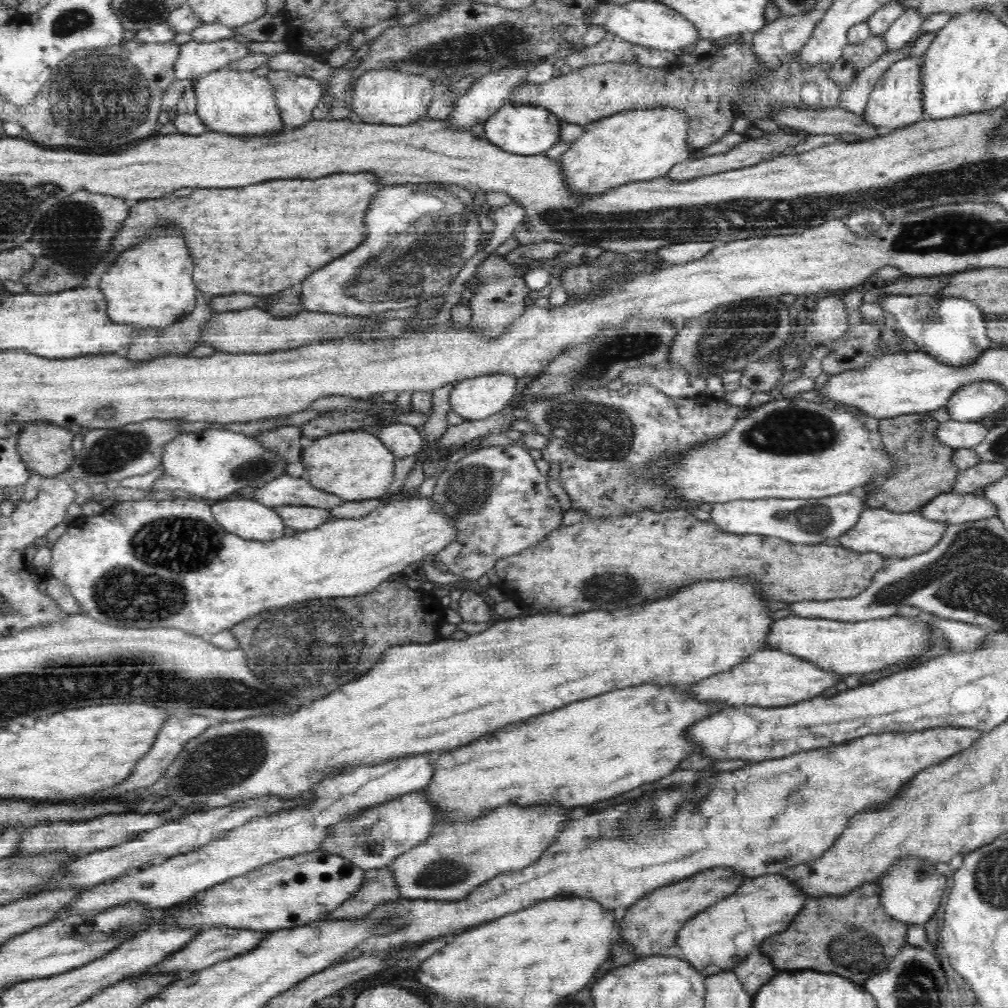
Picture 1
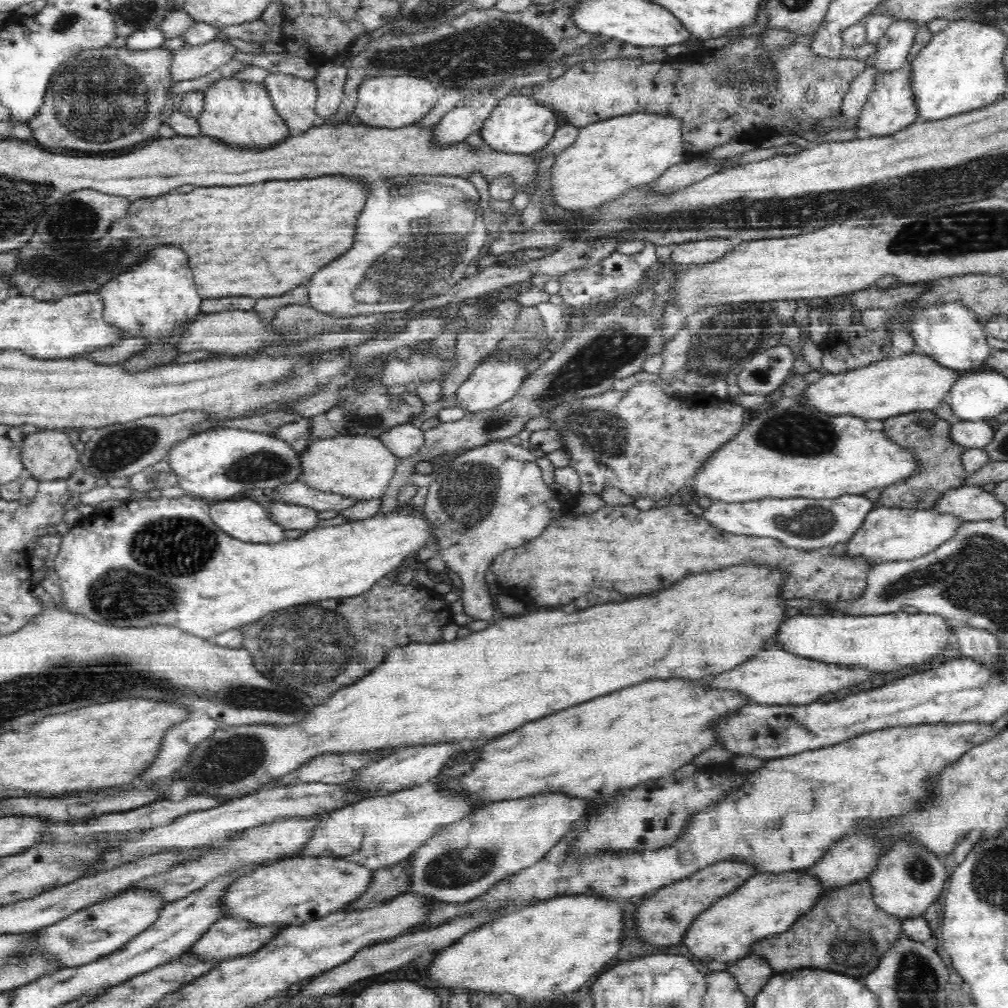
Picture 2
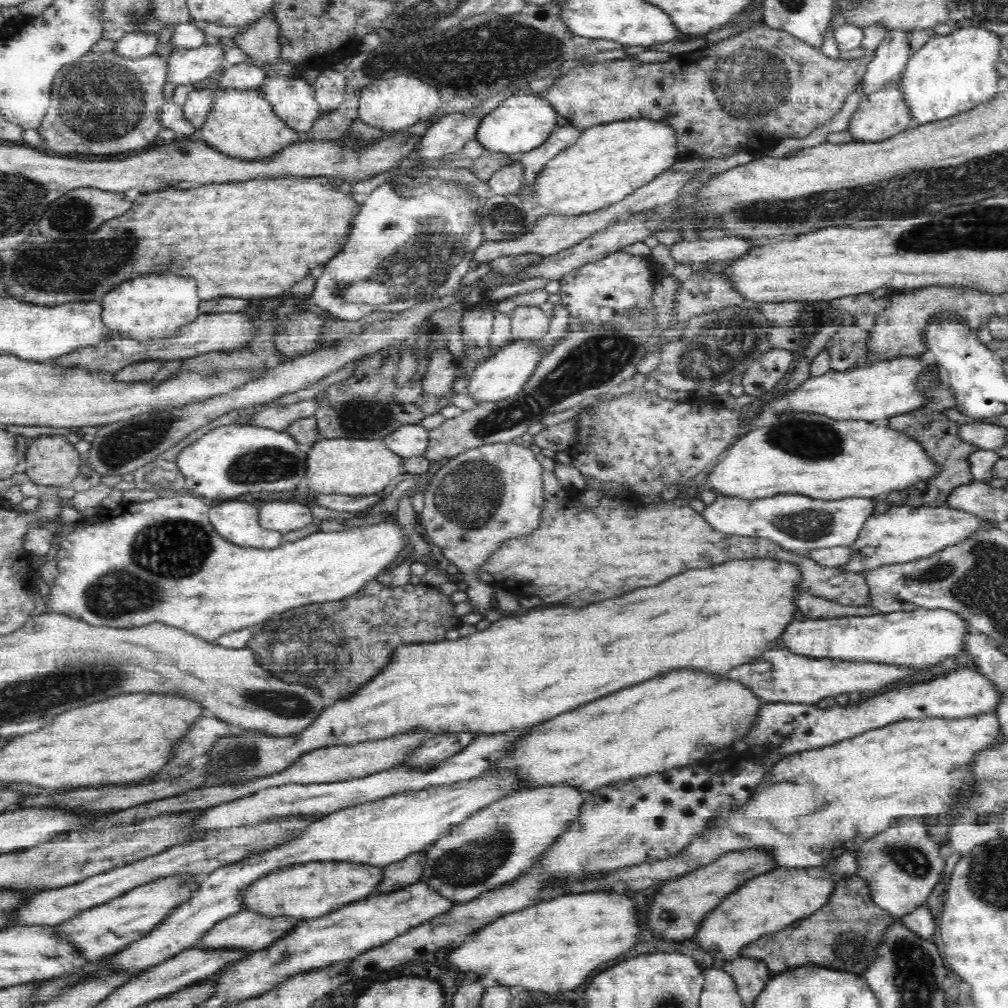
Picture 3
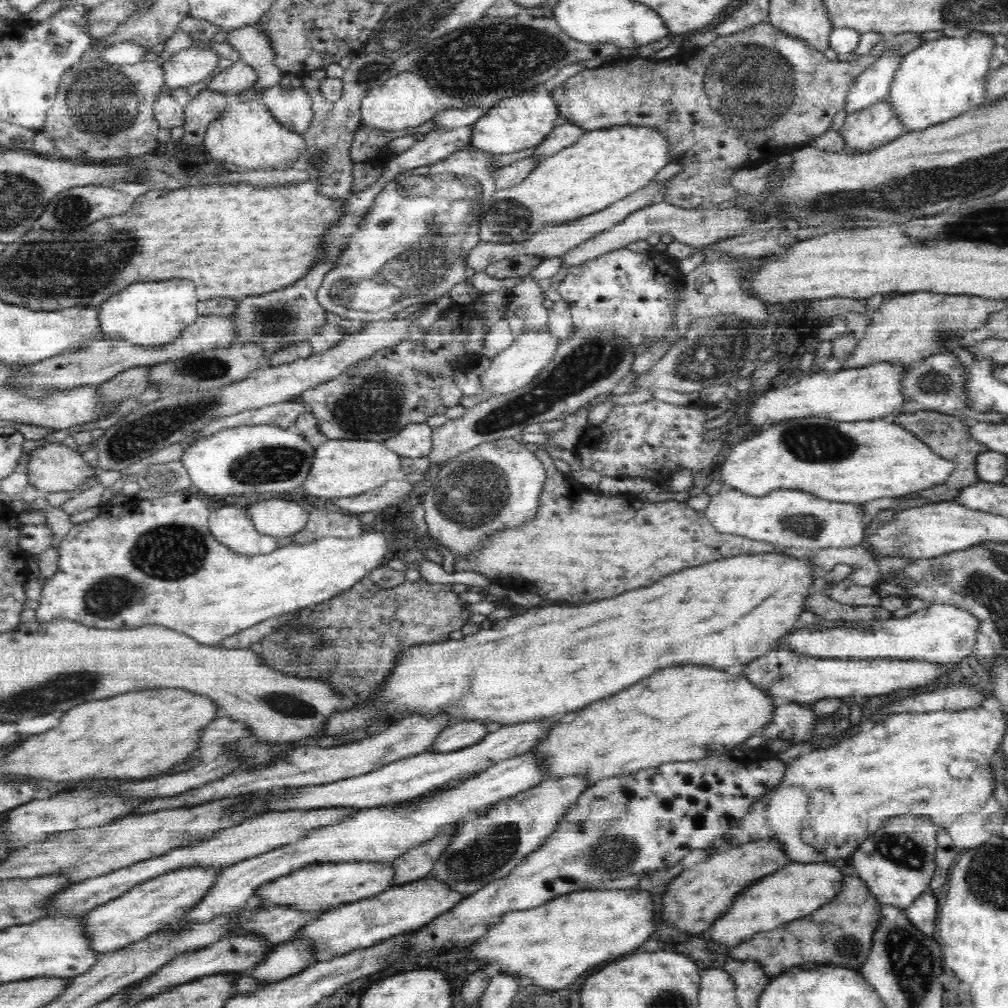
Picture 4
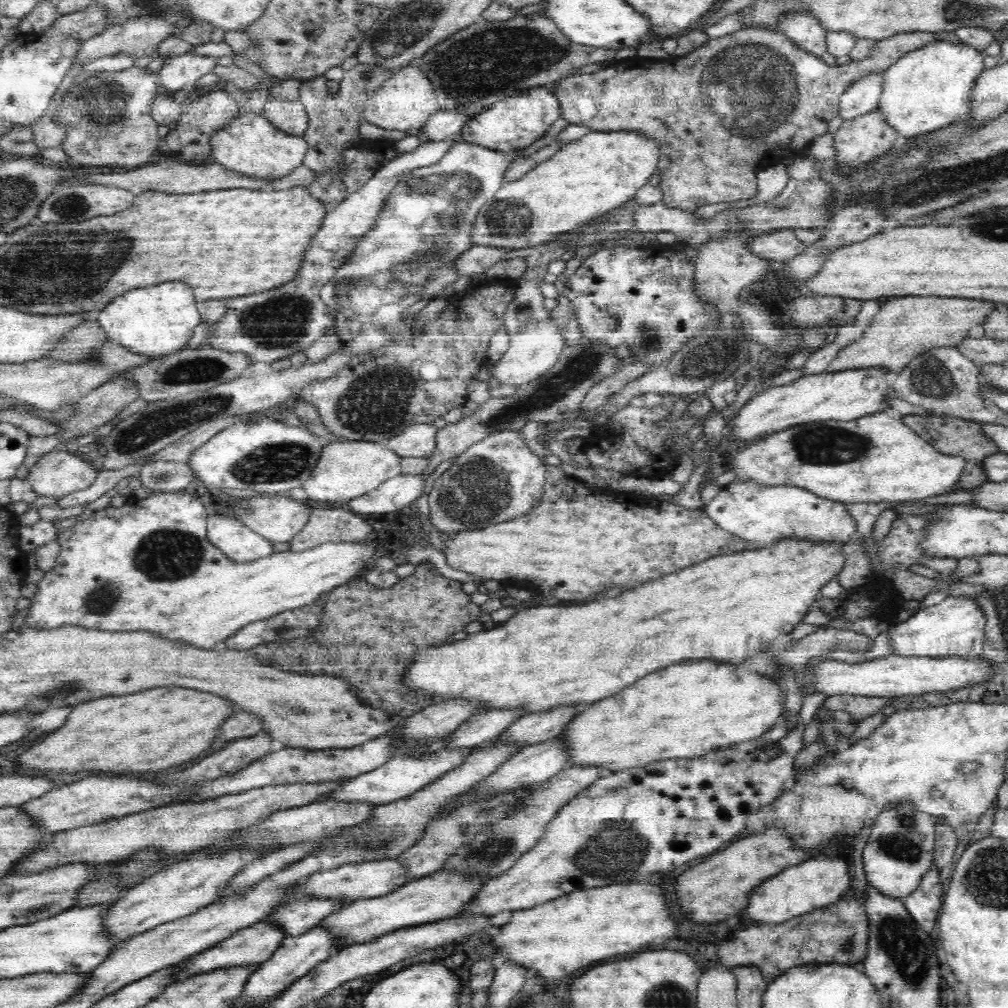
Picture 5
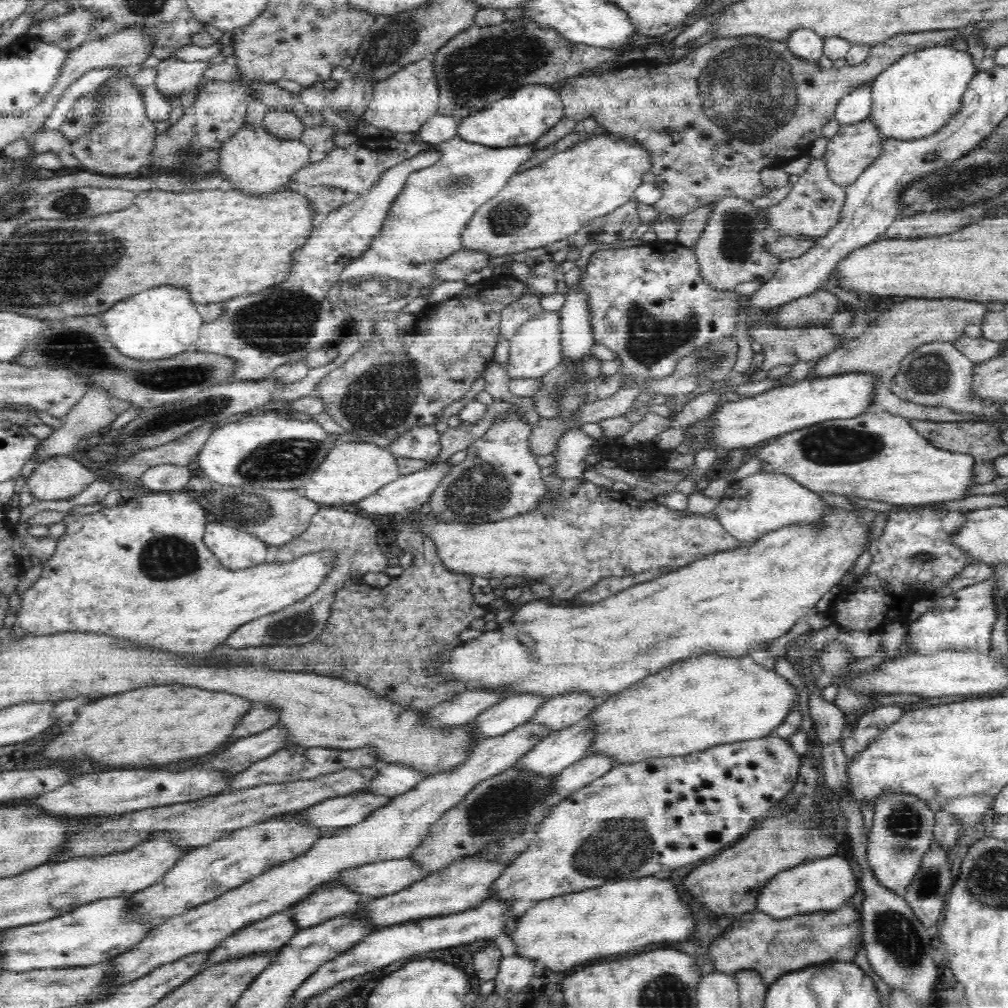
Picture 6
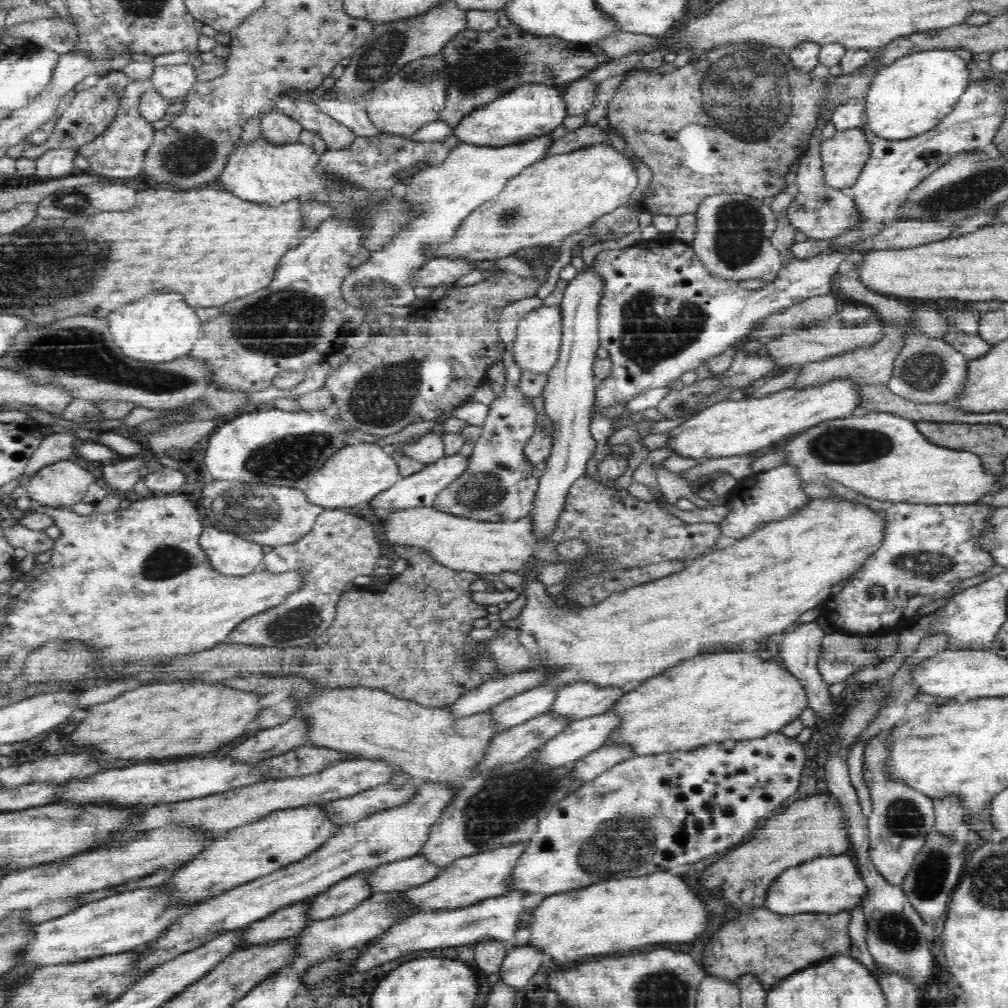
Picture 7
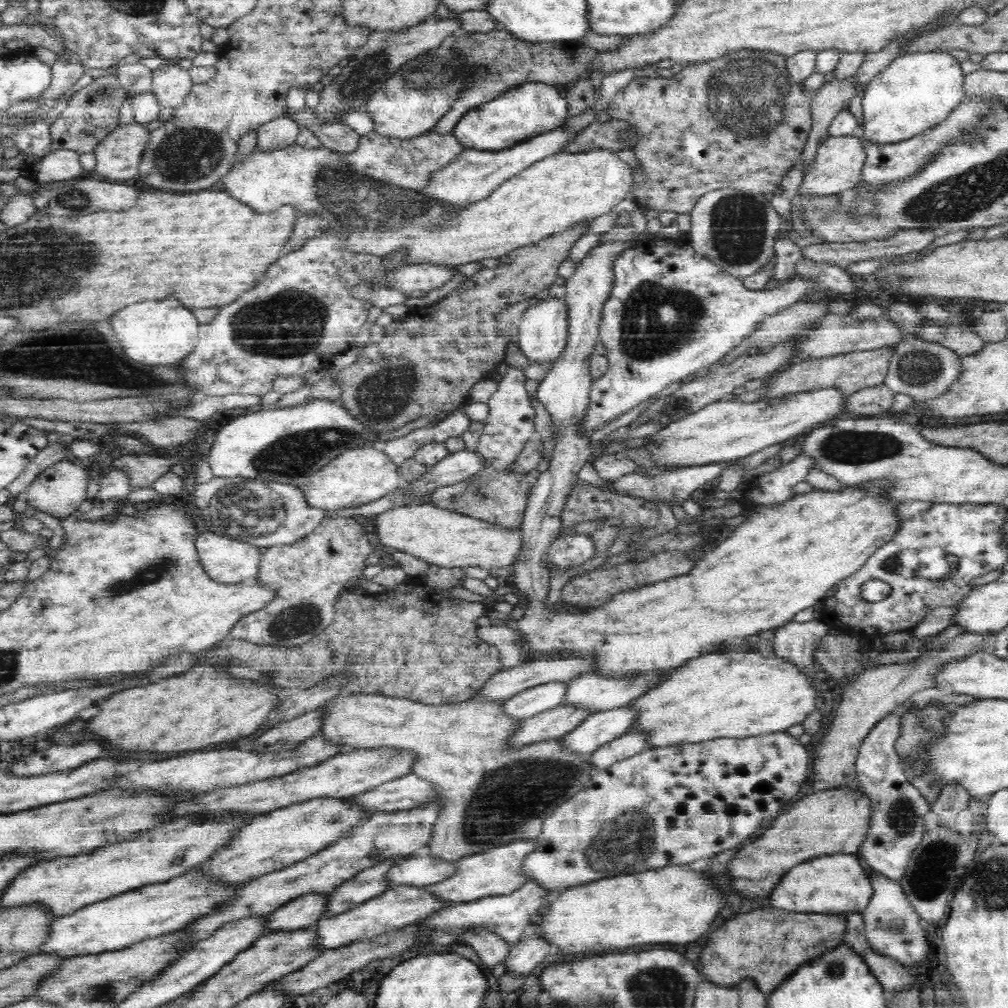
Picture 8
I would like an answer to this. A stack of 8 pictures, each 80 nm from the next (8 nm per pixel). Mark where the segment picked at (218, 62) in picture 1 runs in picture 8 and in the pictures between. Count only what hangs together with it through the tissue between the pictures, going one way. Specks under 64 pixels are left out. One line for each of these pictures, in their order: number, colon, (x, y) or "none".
2: (188, 62)
3: (193, 66)
4: (187, 67)
5: (179, 72)
6: (174, 76)
7: (173, 82)
8: (170, 84)

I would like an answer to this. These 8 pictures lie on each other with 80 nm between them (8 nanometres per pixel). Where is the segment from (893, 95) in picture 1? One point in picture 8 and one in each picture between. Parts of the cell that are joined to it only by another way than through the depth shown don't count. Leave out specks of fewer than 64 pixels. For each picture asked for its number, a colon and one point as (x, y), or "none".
2: (890, 107)
3: (882, 115)
4: (869, 128)
5: (859, 142)
6: (858, 145)
7: (844, 156)
8: (839, 161)

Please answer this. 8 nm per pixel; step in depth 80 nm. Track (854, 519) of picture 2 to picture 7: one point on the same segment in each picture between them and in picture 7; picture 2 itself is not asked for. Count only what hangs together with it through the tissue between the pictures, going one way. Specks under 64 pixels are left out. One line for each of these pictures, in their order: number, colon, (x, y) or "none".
3: (798, 523)
4: (798, 522)
5: (758, 514)
6: (757, 504)
7: (771, 494)

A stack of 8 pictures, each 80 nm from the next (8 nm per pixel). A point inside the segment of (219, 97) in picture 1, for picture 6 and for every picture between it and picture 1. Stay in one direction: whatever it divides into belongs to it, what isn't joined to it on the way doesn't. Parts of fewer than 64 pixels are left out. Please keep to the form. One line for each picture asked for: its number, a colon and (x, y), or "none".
2: (239, 114)
3: (242, 124)
4: (246, 136)
5: (251, 146)
6: (257, 163)

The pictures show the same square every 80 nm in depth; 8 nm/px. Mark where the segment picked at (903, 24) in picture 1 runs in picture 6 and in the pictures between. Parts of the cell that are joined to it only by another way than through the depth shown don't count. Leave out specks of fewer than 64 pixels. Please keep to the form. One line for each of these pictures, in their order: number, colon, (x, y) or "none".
2: (892, 49)
3: (890, 58)
4: (873, 84)
5: (862, 96)
6: (855, 106)

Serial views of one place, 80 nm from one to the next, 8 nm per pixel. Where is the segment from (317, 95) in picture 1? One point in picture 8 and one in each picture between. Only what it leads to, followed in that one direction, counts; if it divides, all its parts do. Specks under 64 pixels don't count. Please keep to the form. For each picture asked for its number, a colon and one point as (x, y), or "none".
2: (294, 98)
3: (293, 99)
4: (292, 108)
5: (288, 116)
6: (281, 123)
7: (279, 129)
8: (282, 132)

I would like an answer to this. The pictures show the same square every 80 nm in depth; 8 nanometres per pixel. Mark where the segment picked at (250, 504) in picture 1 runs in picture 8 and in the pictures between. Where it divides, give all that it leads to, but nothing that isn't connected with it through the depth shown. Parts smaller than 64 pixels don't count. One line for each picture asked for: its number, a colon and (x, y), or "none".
2: (246, 520)
3: (236, 522)
4: (230, 526)
5: (239, 544)
6: (236, 549)
7: (227, 553)
8: (226, 560)

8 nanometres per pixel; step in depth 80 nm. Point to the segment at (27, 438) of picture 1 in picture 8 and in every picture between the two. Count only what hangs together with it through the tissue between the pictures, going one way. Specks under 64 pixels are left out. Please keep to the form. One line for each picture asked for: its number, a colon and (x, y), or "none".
2: (49, 455)
3: (51, 460)
4: (54, 467)
5: (57, 473)
6: (58, 478)
7: (61, 484)
8: (59, 491)

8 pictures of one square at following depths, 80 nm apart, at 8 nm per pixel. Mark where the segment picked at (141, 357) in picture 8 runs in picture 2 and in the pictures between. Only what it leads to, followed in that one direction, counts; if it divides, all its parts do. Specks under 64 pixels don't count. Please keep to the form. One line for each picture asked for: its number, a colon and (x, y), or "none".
2: (153, 300)
3: (149, 309)
4: (153, 315)
5: (158, 321)
6: (157, 324)
7: (153, 330)

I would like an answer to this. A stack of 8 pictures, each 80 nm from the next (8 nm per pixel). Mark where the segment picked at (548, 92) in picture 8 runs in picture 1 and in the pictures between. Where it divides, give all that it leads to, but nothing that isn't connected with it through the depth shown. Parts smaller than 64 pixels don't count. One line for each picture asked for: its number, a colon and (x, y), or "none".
1: (519, 128)
2: (518, 125)
3: (520, 123)
4: (522, 121)
5: (516, 122)
6: (520, 119)
7: (530, 111)

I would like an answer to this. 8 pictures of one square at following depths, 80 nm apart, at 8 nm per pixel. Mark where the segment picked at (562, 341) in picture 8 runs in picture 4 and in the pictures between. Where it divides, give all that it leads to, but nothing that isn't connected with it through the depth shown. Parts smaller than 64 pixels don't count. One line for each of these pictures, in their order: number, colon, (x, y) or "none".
4: (514, 367)
5: (531, 352)
6: (536, 348)
7: (536, 347)

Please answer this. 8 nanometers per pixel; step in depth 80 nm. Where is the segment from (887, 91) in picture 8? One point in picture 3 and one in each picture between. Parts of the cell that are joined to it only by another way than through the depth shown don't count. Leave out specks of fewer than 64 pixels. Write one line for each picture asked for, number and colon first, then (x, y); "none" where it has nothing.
3: (950, 74)
4: (941, 79)
5: (926, 89)
6: (913, 98)
7: (910, 96)

